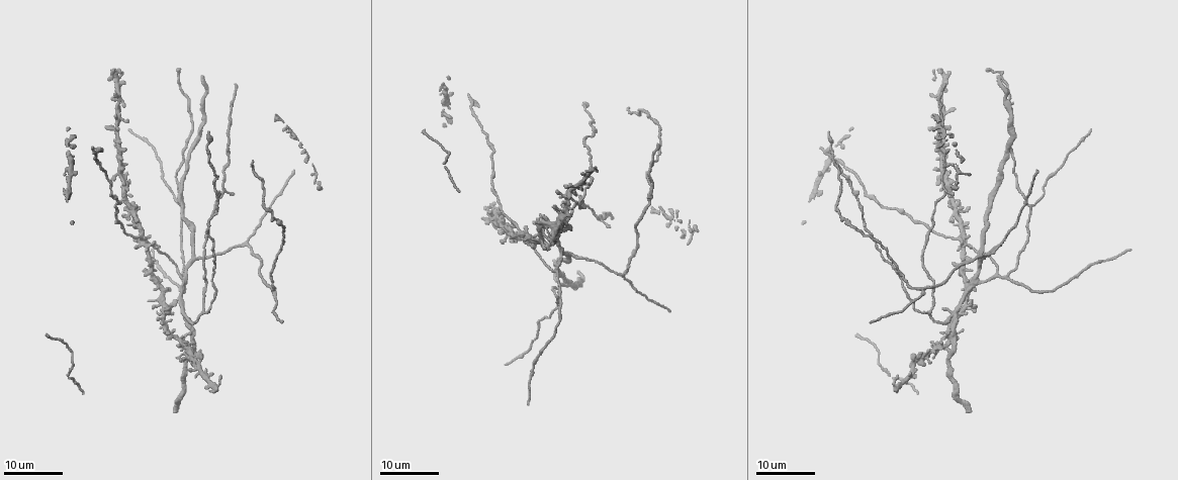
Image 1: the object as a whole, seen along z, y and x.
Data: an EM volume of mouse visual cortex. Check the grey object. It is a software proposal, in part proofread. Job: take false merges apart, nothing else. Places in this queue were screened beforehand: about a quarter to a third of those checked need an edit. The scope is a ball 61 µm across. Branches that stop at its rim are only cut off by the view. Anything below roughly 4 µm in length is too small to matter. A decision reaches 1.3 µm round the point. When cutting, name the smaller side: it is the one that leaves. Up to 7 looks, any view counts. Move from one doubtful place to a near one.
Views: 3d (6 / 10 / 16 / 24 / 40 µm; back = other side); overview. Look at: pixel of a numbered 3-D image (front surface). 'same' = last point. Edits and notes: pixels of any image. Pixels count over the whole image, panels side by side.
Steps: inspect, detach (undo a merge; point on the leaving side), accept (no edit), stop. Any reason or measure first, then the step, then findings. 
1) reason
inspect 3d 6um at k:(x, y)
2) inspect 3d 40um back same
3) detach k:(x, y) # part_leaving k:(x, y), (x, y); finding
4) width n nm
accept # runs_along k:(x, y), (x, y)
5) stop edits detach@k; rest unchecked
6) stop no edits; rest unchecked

two arms in line, one across
inspect 3d 16um at 1:(559, 279)

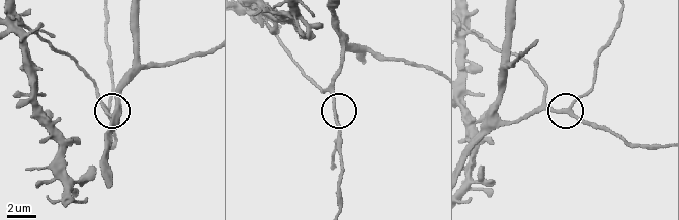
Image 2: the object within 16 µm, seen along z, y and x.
closer look
inspect 3d 10um at 2:(336, 116)

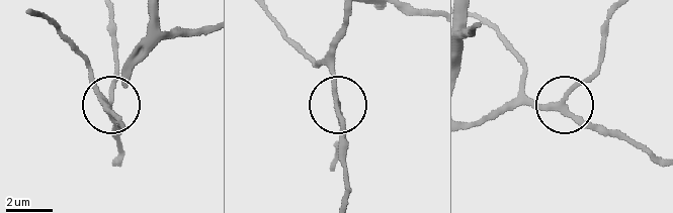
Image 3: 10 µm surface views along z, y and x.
width 200 nm
accept # runs_along 3:(473, 125), (519, 106), (560, 106), (615, 138); continuous, no second neuron

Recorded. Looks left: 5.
side arm on a straight run
inspect 3d 16um at 1:(922, 292)

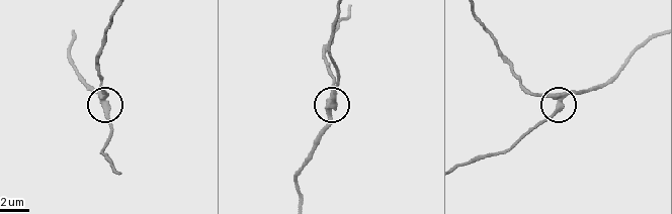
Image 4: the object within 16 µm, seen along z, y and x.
inspect 3d 6um at 4:(333, 105)

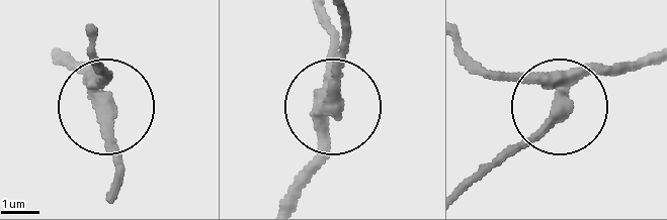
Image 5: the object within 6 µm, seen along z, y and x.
from behind
inspect 3d 6um back at 5:(333, 105)

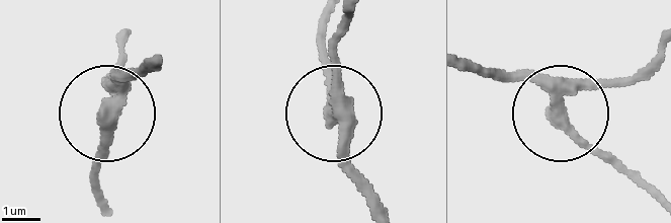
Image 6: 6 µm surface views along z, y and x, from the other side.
accept # runs_along 6:(153, 58), (123, 77), (94, 180); one neuron here

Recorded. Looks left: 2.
arms run side by side
inspect 3d 16um at 1:(558, 217)

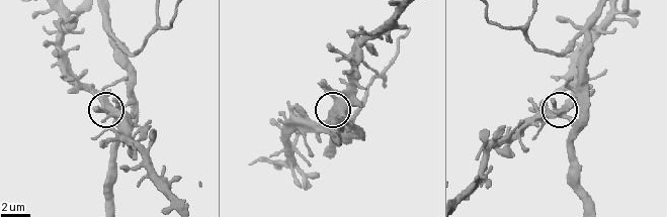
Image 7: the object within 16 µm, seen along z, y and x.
inspect 3d 10um at 7:(334, 109)

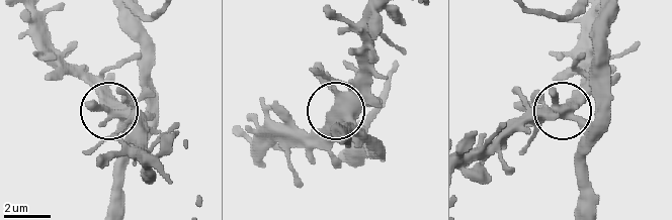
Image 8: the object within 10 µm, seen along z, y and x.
accept # one neuron here

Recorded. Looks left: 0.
stop no edits; rest unchecked

